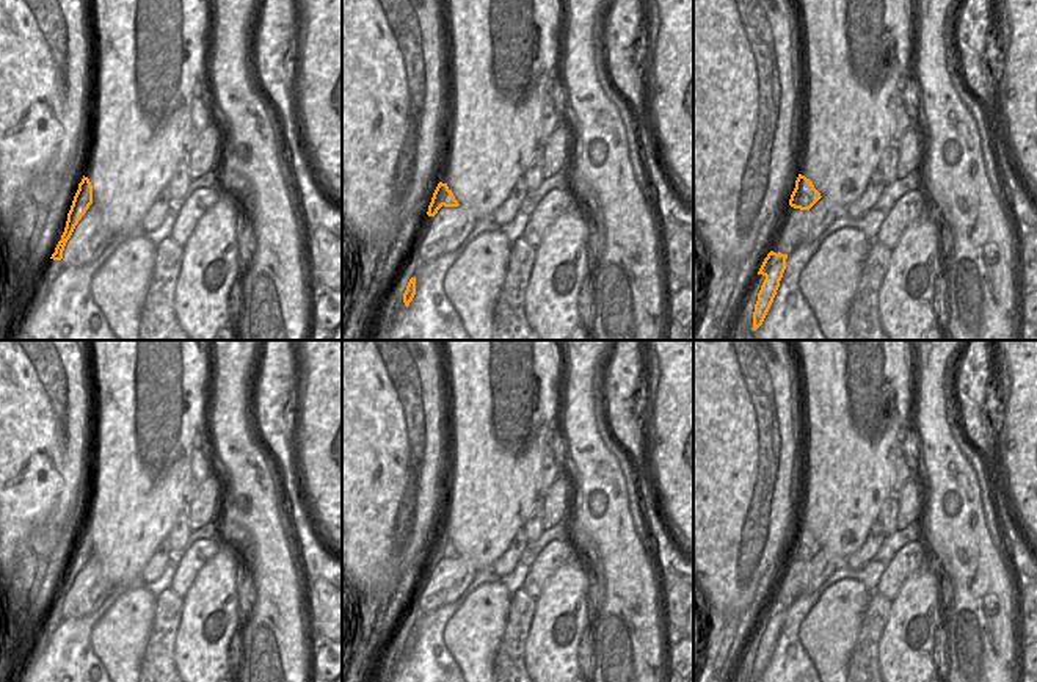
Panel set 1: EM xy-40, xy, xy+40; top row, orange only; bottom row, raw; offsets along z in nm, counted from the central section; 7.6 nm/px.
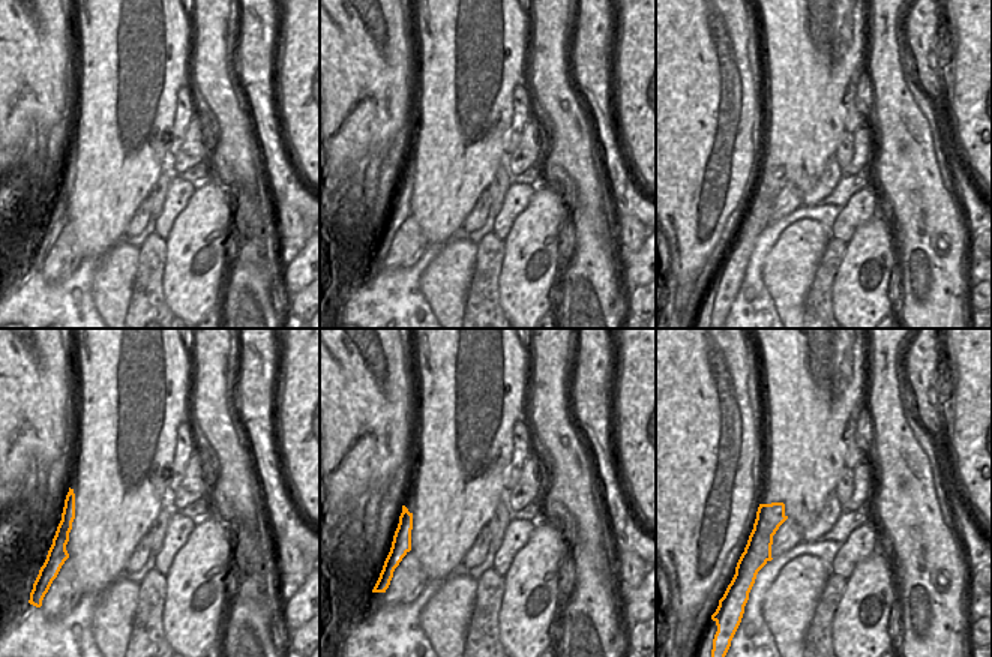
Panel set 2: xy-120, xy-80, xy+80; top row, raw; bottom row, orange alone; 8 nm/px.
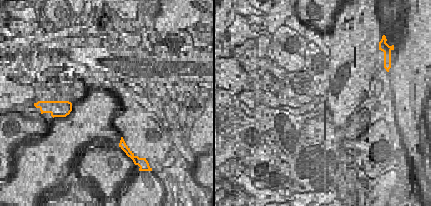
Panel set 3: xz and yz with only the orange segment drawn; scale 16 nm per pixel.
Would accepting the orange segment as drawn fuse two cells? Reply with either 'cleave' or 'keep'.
cleave

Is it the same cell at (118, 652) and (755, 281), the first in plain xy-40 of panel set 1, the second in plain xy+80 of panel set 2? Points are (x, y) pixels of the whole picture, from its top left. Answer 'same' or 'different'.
different

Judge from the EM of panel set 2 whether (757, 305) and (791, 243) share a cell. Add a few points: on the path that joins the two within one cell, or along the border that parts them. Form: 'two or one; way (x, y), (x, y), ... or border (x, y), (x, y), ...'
two; border (766, 255), (761, 264), (761, 282), (778, 312)

